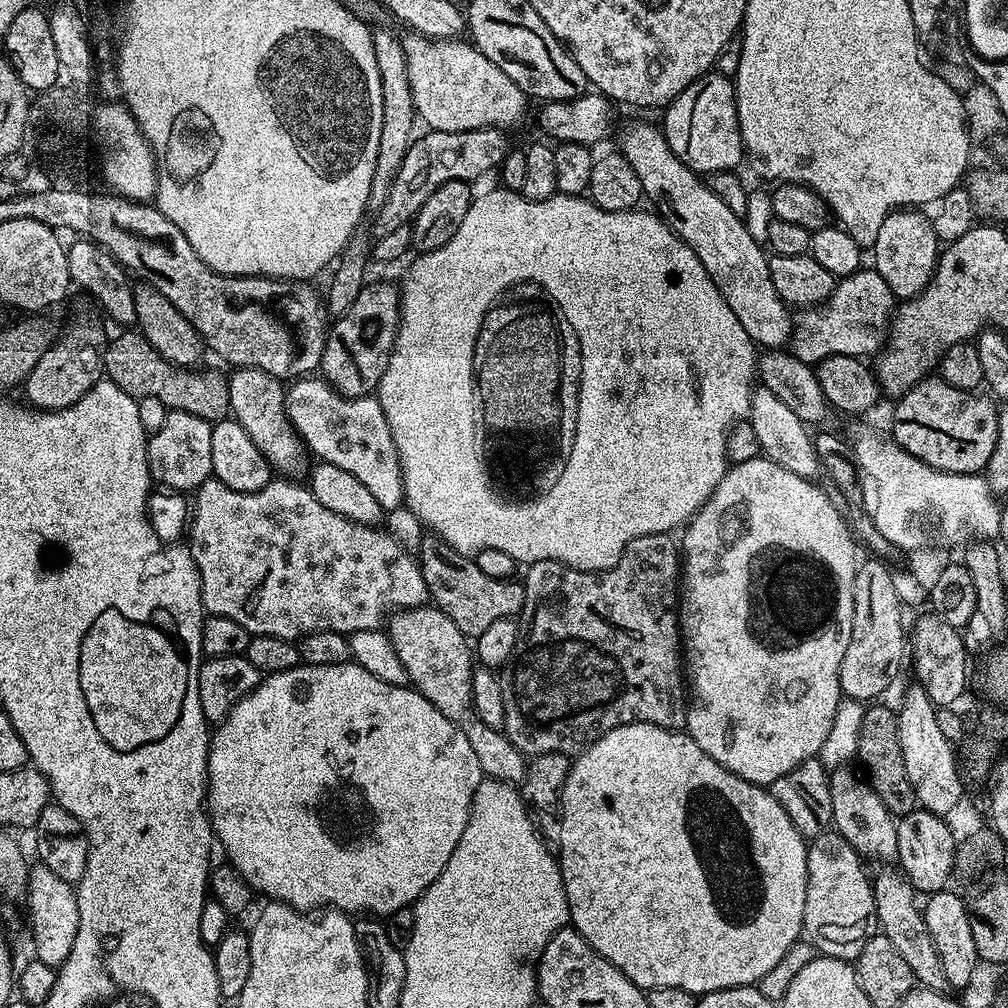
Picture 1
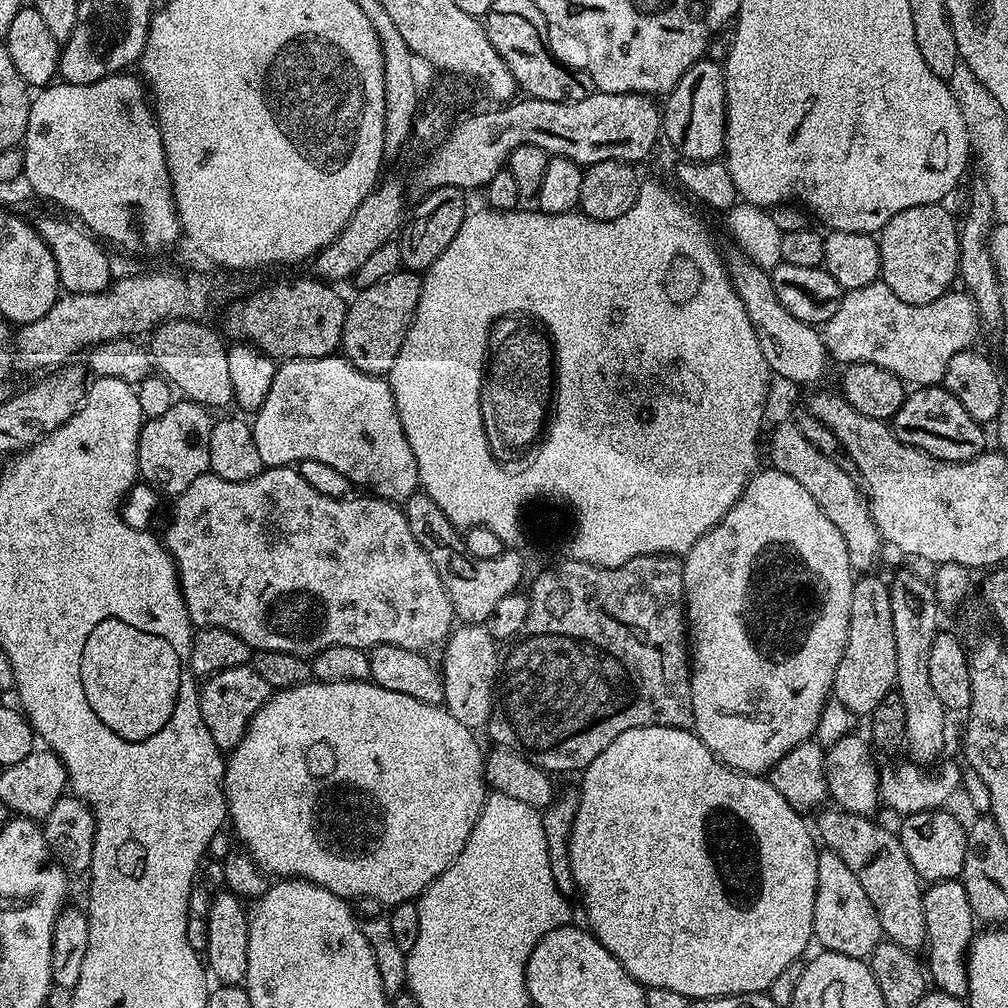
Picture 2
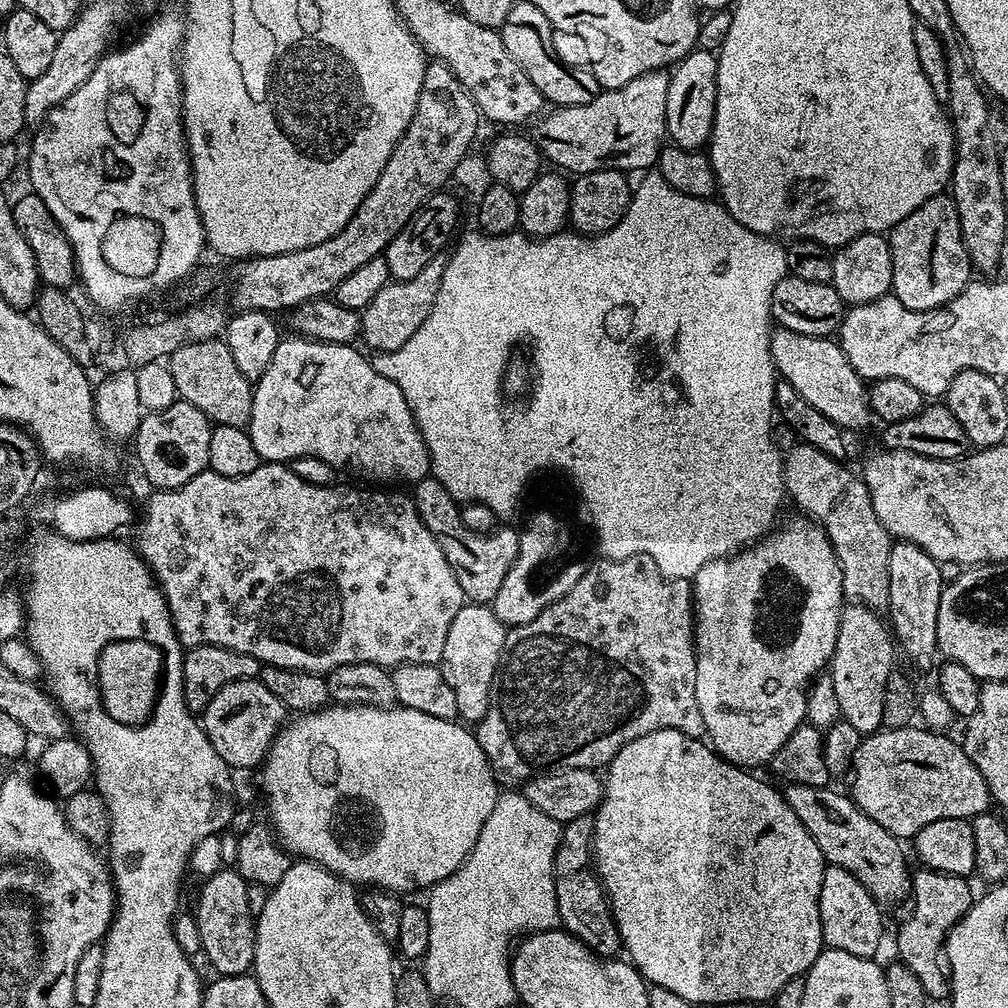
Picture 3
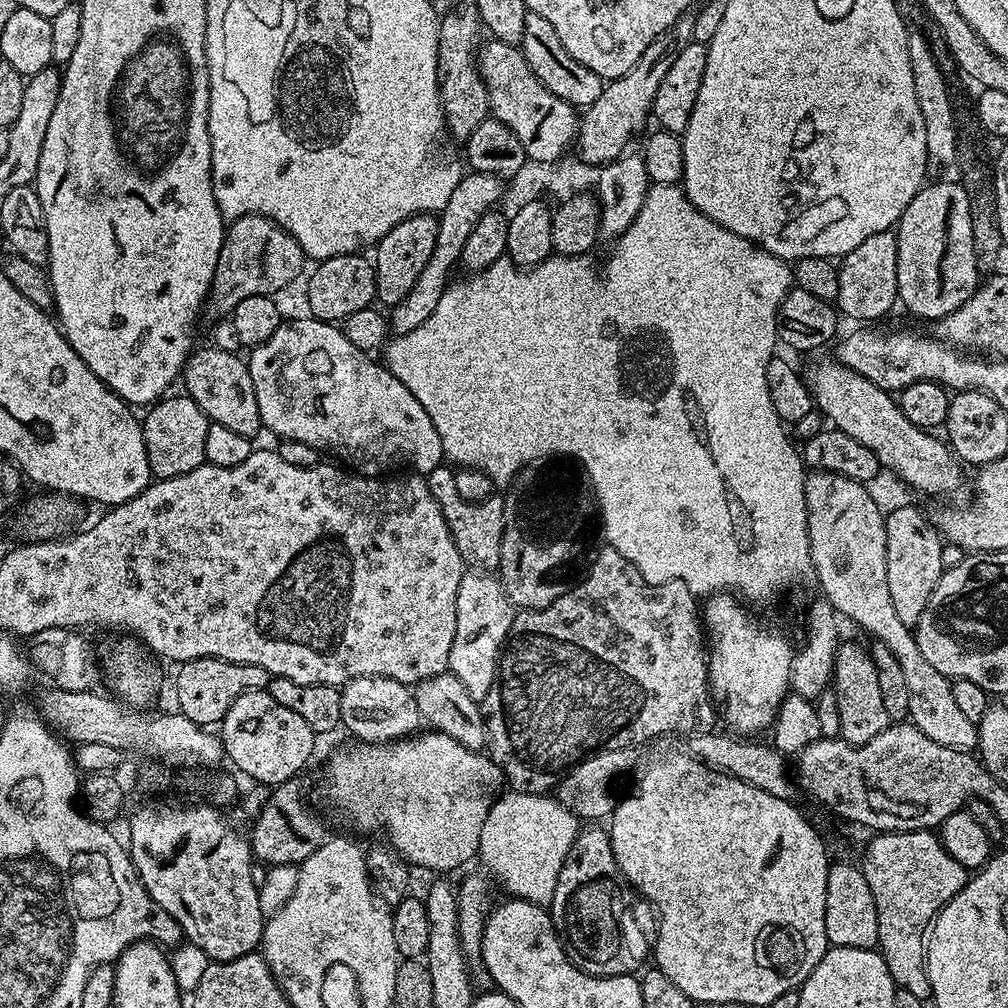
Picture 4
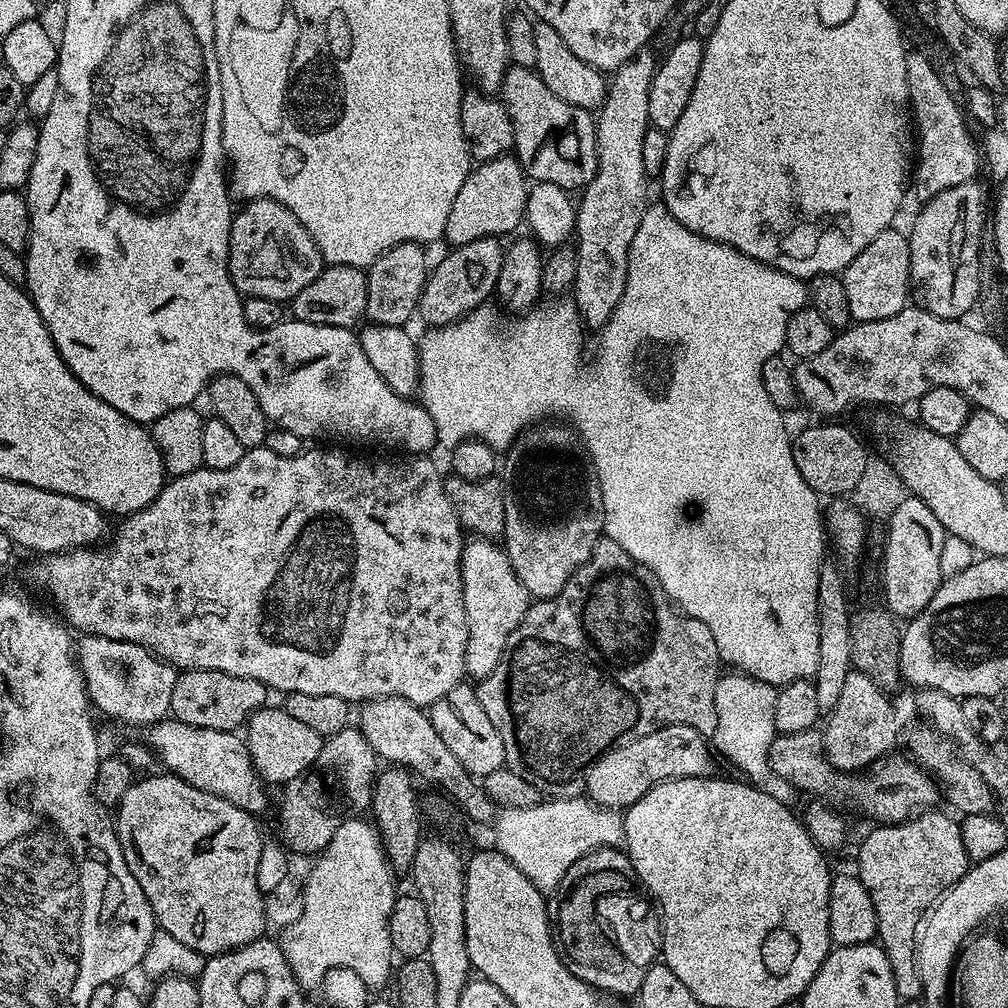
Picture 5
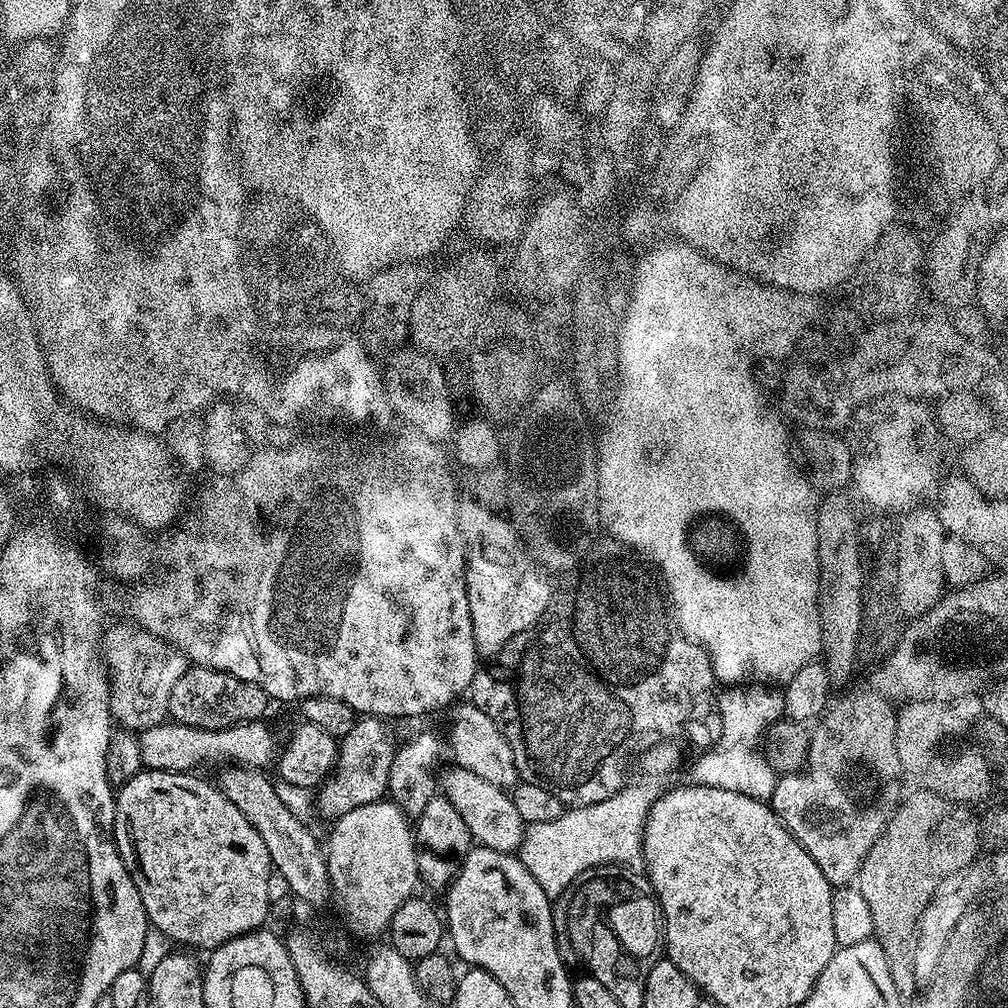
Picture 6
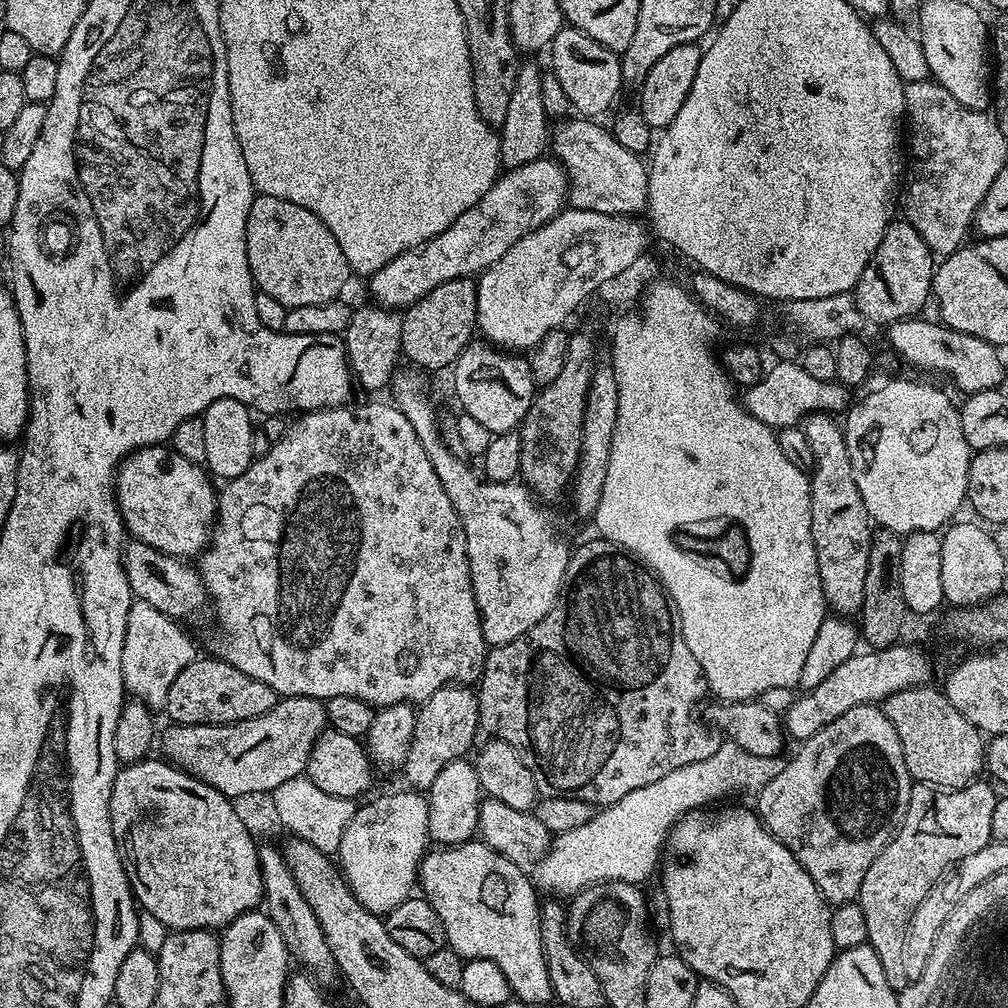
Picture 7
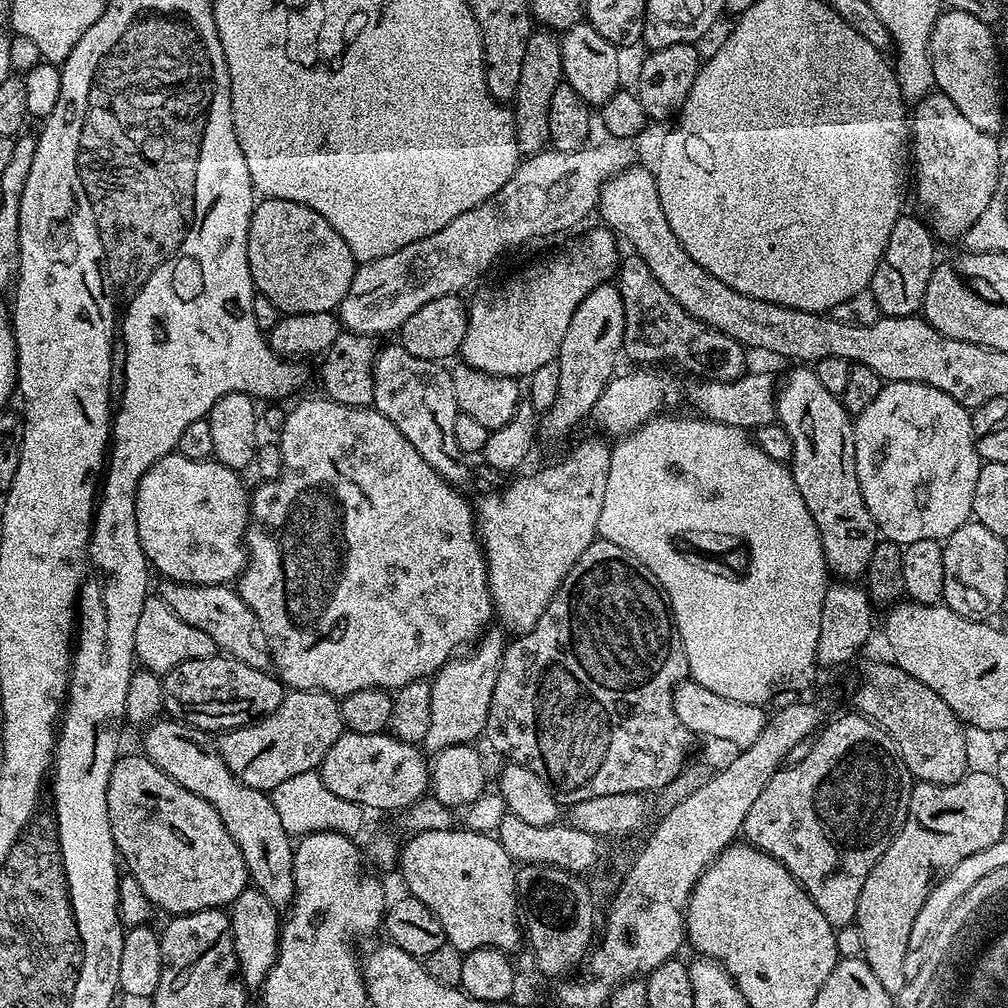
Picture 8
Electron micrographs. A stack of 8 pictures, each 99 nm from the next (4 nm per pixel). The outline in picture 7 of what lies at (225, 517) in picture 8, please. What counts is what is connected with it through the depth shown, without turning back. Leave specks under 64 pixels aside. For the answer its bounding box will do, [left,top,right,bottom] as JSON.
[116,446,217,558]

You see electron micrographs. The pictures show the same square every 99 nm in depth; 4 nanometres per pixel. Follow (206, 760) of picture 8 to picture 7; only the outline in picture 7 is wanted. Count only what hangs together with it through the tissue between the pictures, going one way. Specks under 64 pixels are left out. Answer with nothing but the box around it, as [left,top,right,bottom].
[260,844,338,986]

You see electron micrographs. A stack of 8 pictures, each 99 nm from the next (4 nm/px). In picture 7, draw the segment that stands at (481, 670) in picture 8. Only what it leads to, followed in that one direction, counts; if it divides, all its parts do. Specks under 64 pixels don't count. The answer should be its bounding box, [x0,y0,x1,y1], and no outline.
[402,686,480,790]

